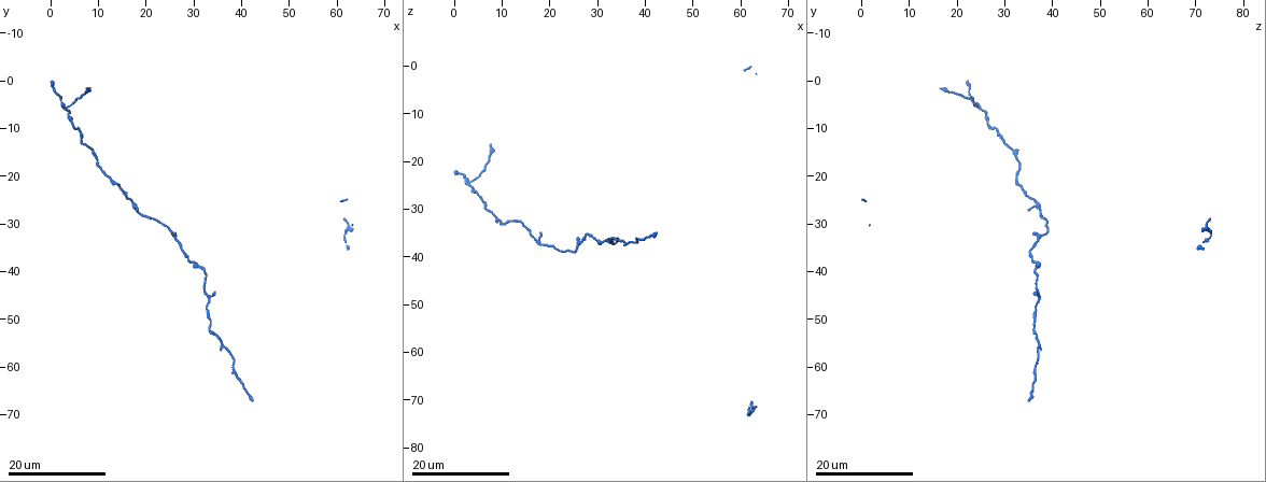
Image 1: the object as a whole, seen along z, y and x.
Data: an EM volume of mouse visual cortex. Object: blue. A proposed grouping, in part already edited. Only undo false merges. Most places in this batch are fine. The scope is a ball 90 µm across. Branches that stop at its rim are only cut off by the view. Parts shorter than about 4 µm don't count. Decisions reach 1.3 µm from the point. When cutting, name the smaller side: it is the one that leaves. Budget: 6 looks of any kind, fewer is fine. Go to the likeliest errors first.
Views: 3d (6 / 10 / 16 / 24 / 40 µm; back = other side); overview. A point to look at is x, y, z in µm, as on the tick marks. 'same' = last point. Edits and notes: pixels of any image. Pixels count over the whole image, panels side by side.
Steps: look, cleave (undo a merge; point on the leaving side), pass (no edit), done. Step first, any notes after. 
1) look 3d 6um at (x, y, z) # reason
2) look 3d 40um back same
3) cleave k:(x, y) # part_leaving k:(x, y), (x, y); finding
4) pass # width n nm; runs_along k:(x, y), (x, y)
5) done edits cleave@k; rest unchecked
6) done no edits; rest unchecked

look 3d 16um at (33.5, 45.0, 37.5) # three arms meet

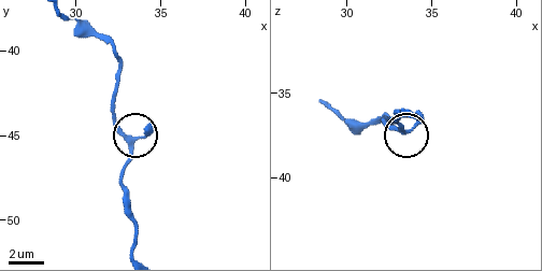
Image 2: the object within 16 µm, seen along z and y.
look 3d 6um same

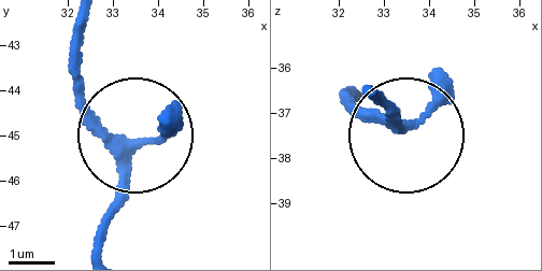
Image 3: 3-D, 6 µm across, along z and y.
pass # width 210 nm; runs_along 3:(85, 28), (88, 109), (131, 155), (108, 232); one cell here

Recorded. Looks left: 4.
look 3d 16um at (3.0, 5.5, 24.5) # a fork

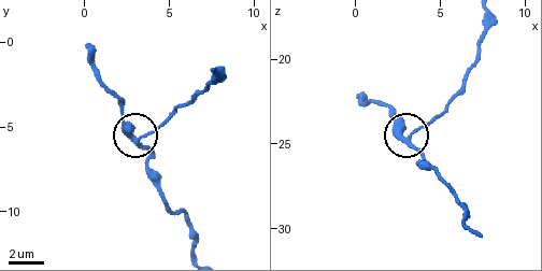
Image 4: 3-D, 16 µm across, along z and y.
look 3d 10um at (3.2, 5.6, 24.6) # zoom in

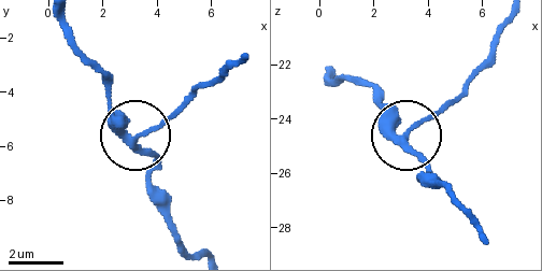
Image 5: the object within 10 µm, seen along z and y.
cleave 5:(161, 124) # part_leaving 5:(407, 142), (482, 61), (503, 19); two cells meet here

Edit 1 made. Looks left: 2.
look 3d 24um at (39.5, 63.0, 36.0) # thick turns thin

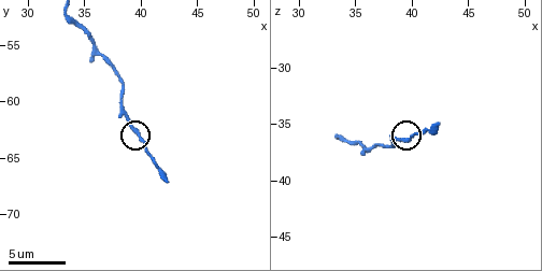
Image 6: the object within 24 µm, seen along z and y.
look 3d 10um at (39.8, 62.6, 36.4)

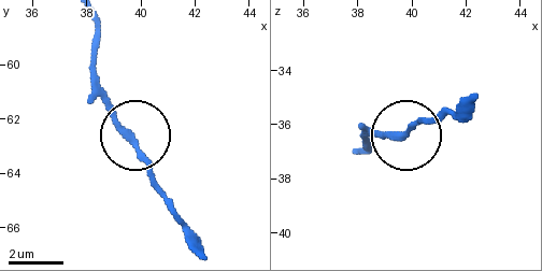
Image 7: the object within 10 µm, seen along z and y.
pass # runs_along 7:(89, 17), (103, 100), (133, 134), (152, 183), (174, 209); one cell here

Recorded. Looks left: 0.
done edits cleave@5; rest unchecked

